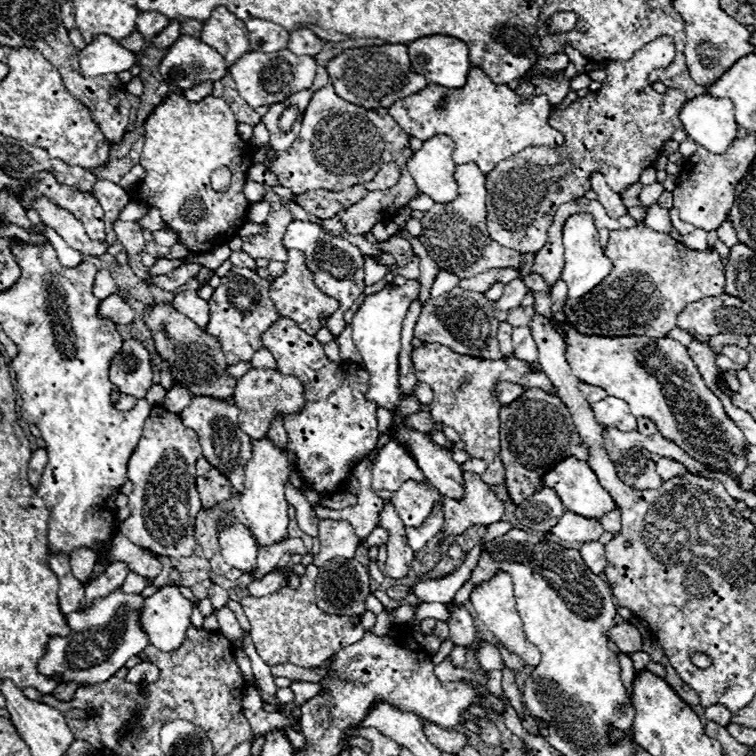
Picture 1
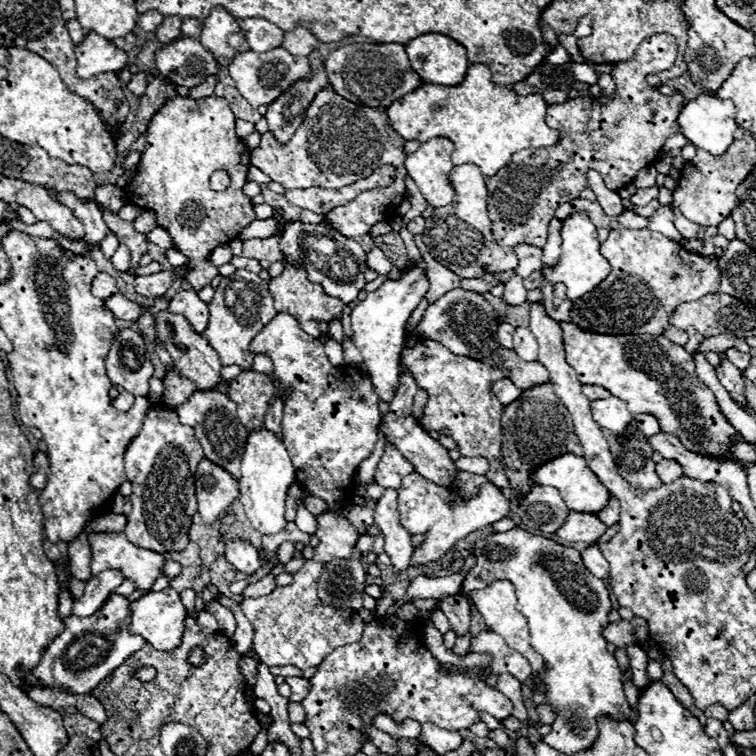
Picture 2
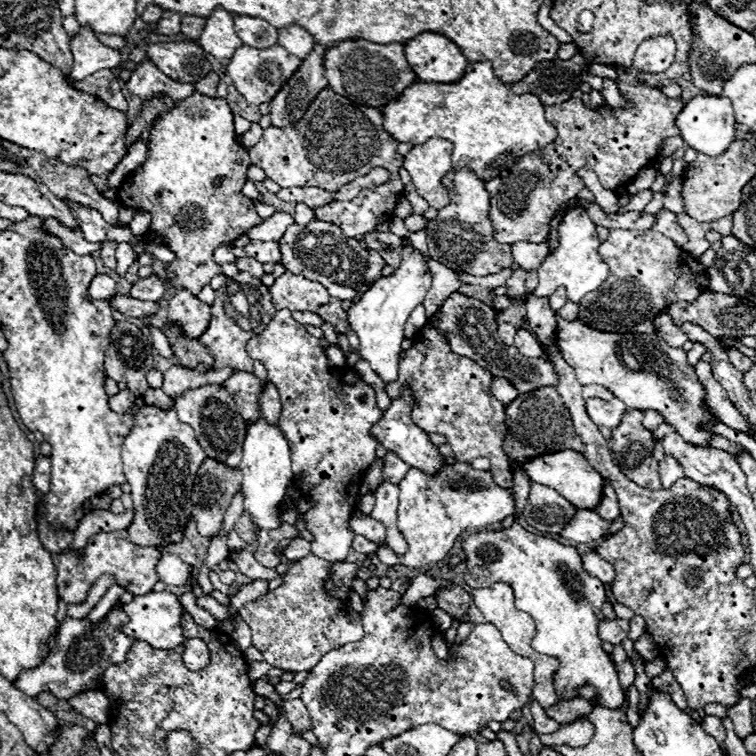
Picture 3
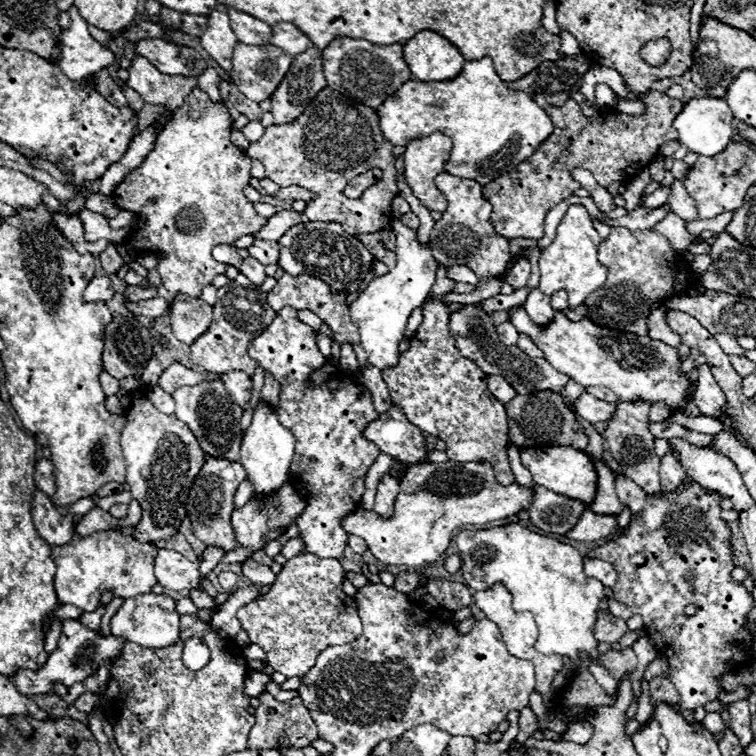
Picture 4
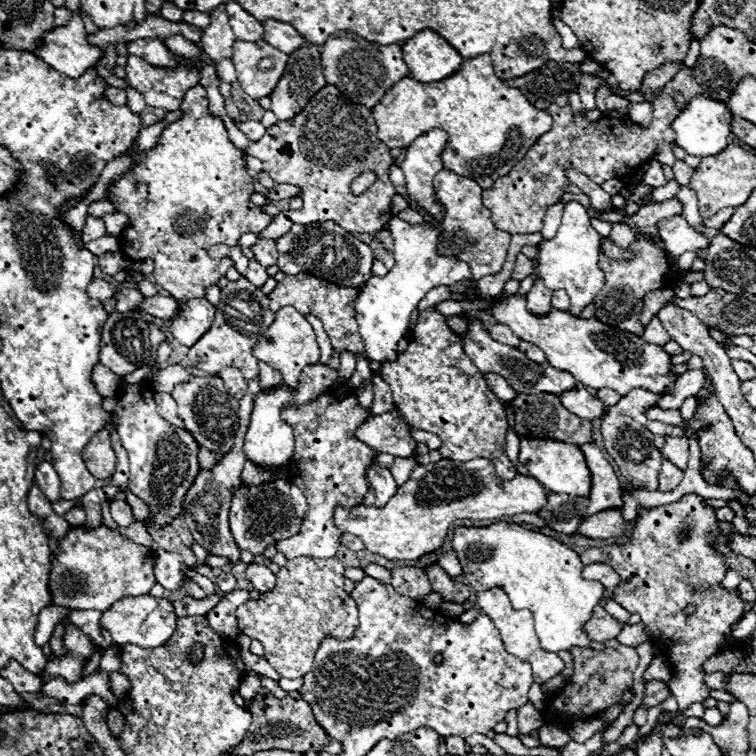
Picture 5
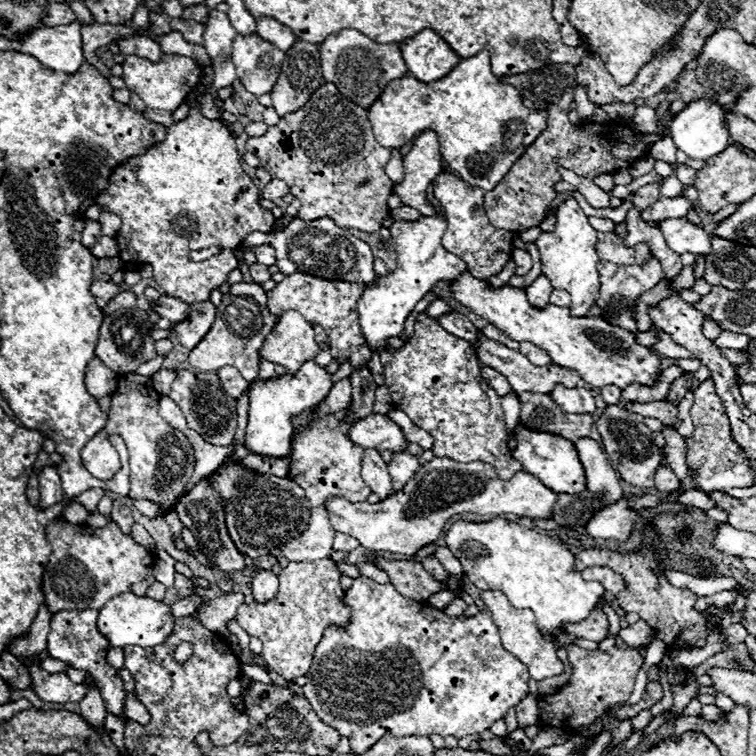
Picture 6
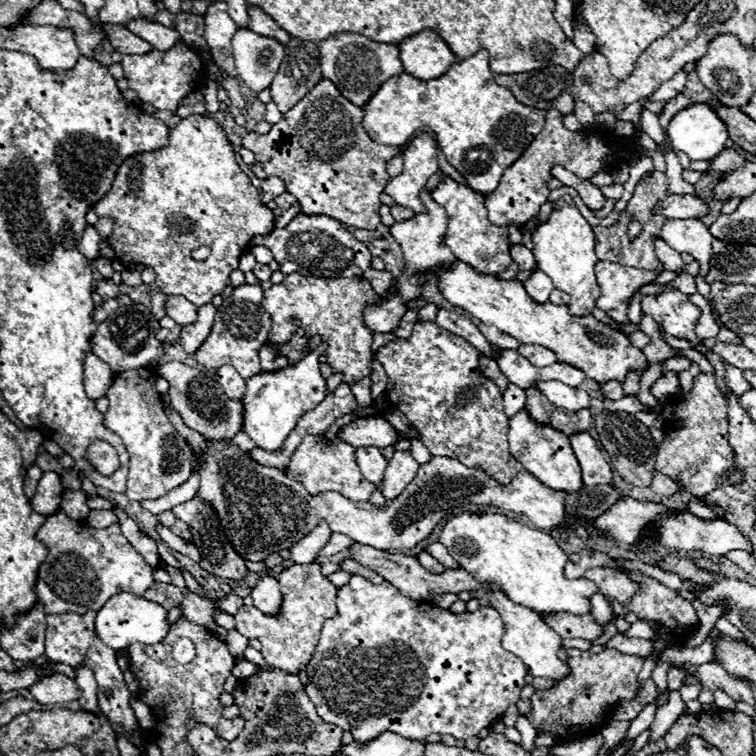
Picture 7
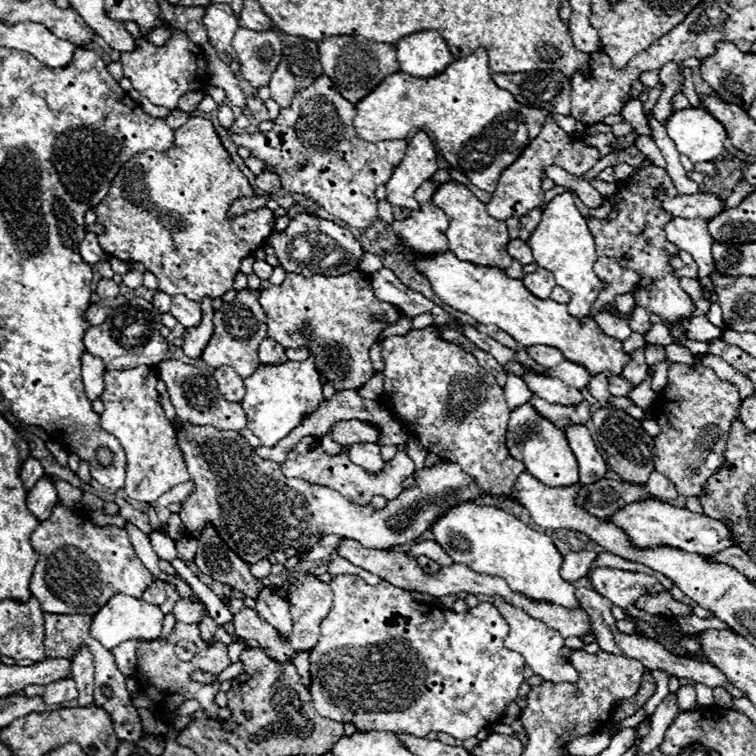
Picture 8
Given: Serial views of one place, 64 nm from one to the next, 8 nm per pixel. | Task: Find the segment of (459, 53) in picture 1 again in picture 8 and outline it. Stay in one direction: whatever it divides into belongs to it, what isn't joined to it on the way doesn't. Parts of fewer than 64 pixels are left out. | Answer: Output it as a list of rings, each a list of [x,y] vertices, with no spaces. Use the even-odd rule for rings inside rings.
[[[416,32],[396,42],[400,72],[416,78],[432,78],[454,62],[454,56],[438,32]]]

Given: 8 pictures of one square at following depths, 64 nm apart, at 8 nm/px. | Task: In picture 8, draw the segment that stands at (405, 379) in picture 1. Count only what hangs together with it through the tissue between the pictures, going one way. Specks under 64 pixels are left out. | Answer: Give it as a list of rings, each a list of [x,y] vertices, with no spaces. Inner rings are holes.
[[[344,420],[338,422],[330,428],[334,442],[342,444],[342,446],[350,446],[350,444],[362,444],[362,442],[378,442],[380,438],[380,430],[368,422],[360,422],[360,420]]]

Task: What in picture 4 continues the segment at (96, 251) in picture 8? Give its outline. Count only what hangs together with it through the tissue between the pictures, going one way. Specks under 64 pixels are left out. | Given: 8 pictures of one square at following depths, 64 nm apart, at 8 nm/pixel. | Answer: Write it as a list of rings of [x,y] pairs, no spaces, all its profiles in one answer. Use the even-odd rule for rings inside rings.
[[[80,208],[78,210],[78,218],[82,220],[82,226],[84,226],[84,238],[88,242],[94,242],[94,240],[112,240],[116,244],[124,242],[130,234],[132,234],[132,228],[126,226],[126,228],[110,228],[108,220],[104,216],[100,216],[98,212],[88,212],[86,208]]]

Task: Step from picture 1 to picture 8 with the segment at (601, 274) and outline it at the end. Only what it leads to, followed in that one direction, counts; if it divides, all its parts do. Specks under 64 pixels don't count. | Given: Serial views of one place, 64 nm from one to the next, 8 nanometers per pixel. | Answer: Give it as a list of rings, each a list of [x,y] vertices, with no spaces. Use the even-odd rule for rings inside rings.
[[[564,192],[556,196],[548,208],[542,212],[542,220],[532,232],[528,246],[534,254],[534,262],[540,268],[546,268],[552,272],[554,280],[558,286],[562,286],[570,294],[568,302],[568,312],[576,318],[584,318],[590,314],[590,308],[598,294],[602,292],[604,284],[594,274],[594,262],[598,260],[596,250],[594,250],[594,238],[590,234],[590,228],[586,224],[586,218],[578,212],[572,194]]]

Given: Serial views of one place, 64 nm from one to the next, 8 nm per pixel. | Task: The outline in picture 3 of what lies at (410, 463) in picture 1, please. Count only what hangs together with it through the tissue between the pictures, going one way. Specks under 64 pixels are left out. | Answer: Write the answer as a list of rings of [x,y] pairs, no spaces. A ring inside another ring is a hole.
[[[386,452],[384,460],[384,468],[382,468],[382,482],[390,482],[390,484],[400,484],[400,480],[406,476],[406,472],[410,470],[410,466],[396,456],[394,452]]]

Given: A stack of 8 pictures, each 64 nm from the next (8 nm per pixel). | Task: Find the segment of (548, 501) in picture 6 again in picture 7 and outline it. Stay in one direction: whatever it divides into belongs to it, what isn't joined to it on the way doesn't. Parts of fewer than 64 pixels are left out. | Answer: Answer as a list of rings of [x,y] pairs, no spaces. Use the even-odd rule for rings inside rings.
[[[210,442],[210,452],[208,452],[208,460],[206,466],[198,470],[200,474],[200,496],[204,500],[210,500],[212,506],[218,512],[218,518],[222,522],[224,534],[228,536],[230,544],[236,548],[236,552],[240,556],[244,556],[244,560],[252,560],[252,562],[260,562],[266,556],[270,556],[272,552],[278,550],[286,550],[290,548],[294,542],[298,542],[300,538],[304,538],[304,534],[312,532],[312,528],[318,524],[320,518],[324,518],[332,532],[340,532],[350,536],[352,540],[356,540],[358,544],[364,546],[372,546],[378,550],[412,550],[418,542],[422,542],[424,538],[428,538],[436,526],[444,520],[454,516],[460,508],[476,504],[480,508],[504,508],[504,510],[512,510],[518,514],[526,514],[532,524],[536,524],[542,530],[552,530],[556,524],[560,522],[570,522],[564,516],[564,492],[560,490],[552,490],[548,486],[544,486],[540,480],[536,480],[530,472],[522,470],[520,474],[516,474],[512,478],[512,482],[508,486],[498,484],[496,480],[492,480],[486,472],[478,470],[478,468],[468,468],[464,464],[460,464],[458,460],[452,458],[432,458],[430,462],[420,466],[420,472],[414,476],[414,480],[408,484],[408,488],[404,488],[404,492],[392,500],[386,500],[386,504],[374,506],[370,502],[348,502],[342,494],[338,492],[326,492],[322,496],[310,496],[306,492],[306,488],[296,482],[286,478],[282,472],[274,470],[274,468],[266,468],[256,464],[248,452],[240,450],[240,448],[228,448],[230,442]]]

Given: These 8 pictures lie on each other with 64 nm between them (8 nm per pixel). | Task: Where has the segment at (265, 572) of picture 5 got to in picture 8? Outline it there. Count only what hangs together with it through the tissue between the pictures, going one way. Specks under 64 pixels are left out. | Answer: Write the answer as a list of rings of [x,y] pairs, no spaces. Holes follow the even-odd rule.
[[[266,584],[260,590],[260,596],[256,598],[256,610],[260,616],[264,616],[274,628],[278,628],[280,634],[288,636],[292,632],[292,620],[288,612],[288,604],[284,598],[280,598],[272,584]]]

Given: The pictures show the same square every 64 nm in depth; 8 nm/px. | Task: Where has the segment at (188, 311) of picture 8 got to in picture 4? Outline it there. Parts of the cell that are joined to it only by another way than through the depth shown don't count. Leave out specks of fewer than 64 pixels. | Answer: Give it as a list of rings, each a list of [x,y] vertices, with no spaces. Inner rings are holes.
[[[162,296],[152,298],[152,300],[144,300],[140,304],[124,304],[128,308],[128,312],[132,312],[134,316],[150,316],[150,318],[158,318],[164,312],[168,312],[170,302],[166,302]]]

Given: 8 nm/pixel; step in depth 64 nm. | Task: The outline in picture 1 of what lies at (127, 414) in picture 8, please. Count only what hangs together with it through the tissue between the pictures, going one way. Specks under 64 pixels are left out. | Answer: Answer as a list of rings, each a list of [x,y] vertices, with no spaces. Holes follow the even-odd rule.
[[[156,406],[142,428],[138,446],[128,462],[128,480],[134,484],[128,496],[130,516],[118,524],[118,532],[128,536],[132,544],[148,548],[160,556],[186,558],[196,548],[194,520],[202,510],[196,492],[196,460],[202,456],[196,432],[184,428],[178,414]]]

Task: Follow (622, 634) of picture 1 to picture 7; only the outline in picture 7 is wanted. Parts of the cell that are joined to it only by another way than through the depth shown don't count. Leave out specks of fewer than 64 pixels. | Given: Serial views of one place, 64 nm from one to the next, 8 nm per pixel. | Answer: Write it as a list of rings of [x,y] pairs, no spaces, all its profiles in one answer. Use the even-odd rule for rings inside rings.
[[[552,614],[546,618],[546,624],[554,628],[562,638],[584,638],[584,640],[596,640],[602,636],[604,626],[594,622],[590,614],[584,616],[570,616],[570,614]]]

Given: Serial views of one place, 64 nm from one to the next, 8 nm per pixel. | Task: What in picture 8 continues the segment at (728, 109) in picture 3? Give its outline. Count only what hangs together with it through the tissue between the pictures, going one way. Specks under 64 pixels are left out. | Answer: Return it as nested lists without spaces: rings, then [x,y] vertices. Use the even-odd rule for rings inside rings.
[[[704,108],[676,110],[666,122],[666,130],[678,152],[686,154],[694,164],[712,162],[724,154],[726,128]]]

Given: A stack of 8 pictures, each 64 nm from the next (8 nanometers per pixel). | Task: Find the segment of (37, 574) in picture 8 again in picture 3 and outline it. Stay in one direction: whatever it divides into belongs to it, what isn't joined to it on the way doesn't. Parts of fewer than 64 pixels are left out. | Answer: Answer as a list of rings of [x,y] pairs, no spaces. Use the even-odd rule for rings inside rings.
[[[126,530],[118,532],[102,532],[90,536],[86,548],[76,554],[70,550],[64,550],[54,556],[54,566],[58,570],[56,586],[58,586],[58,596],[60,600],[66,600],[68,604],[78,604],[84,602],[90,586],[100,574],[114,574],[120,586],[126,586],[126,592],[132,594],[146,594],[152,592],[152,586],[158,582],[156,574],[156,564],[160,560],[160,550],[150,548],[150,546],[136,546],[128,540]],[[82,554],[82,558],[80,558]]]

